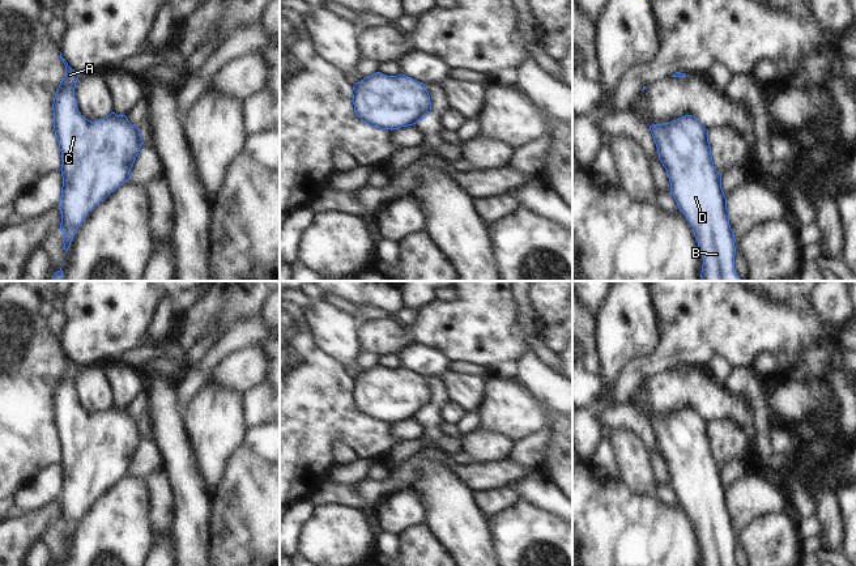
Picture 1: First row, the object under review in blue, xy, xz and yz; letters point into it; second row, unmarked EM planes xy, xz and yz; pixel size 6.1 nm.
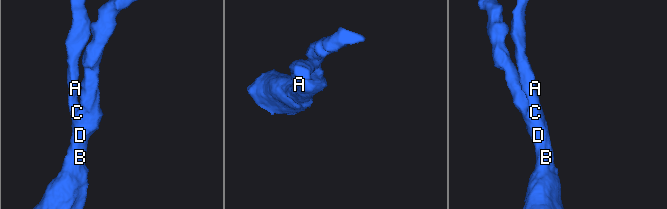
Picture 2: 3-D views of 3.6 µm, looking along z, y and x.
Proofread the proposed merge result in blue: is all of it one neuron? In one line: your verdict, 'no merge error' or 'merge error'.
no merge error

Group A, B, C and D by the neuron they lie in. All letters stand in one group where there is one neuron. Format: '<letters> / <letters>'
A B C D

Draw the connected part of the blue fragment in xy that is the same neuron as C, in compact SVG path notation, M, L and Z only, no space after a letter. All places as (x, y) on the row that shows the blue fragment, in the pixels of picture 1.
M61 58L65 65L65 77L61 80L52 103L54 131L61 152L61 197L59 200L64 250L84 222L86 214L101 201L103 201L119 186L131 179L129 171L144 144L140 129L132 125L125 115L111 112L102 120L90 122L85 119L77 108L74 98L76 82L80 77L68 63Z

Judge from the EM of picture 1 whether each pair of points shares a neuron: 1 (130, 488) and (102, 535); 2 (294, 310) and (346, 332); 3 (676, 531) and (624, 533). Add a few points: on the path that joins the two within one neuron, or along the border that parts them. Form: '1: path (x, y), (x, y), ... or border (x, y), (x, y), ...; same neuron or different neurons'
1: path (128, 499), (114, 523); same neuron
2: border (303, 310), (303, 318), (314, 343); different neurons
3: path (663, 533), (637, 533); same neuron

